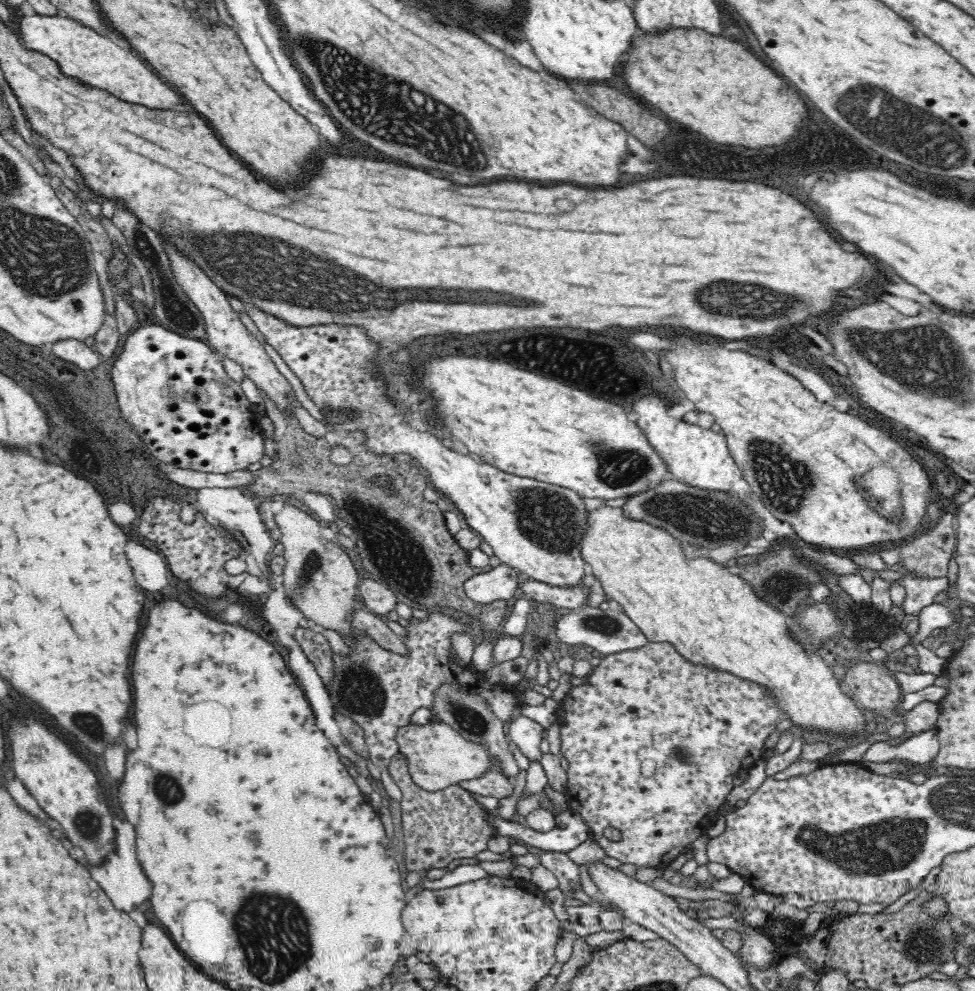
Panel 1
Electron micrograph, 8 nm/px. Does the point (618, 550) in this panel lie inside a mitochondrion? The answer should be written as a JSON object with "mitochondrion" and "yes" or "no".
{"mitochondrion":"no"}

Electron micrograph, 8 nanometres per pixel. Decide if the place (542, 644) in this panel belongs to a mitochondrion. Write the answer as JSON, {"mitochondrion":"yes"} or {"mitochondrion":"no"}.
{"mitochondrion":"no"}

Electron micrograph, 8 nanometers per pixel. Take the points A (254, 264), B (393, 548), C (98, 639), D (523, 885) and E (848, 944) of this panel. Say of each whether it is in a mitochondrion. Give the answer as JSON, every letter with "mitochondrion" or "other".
{"A":"mitochondrion","B":"mitochondrion","C":"other","D":"other","E":"other"}

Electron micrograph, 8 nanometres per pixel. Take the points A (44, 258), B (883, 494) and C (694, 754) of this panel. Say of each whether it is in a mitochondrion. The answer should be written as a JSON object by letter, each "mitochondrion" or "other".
{"A":"mitochondrion","B":"mitochondrion","C":"mitochondrion"}

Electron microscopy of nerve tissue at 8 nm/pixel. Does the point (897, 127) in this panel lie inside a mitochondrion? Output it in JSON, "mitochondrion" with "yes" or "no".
{"mitochondrion":"yes"}

